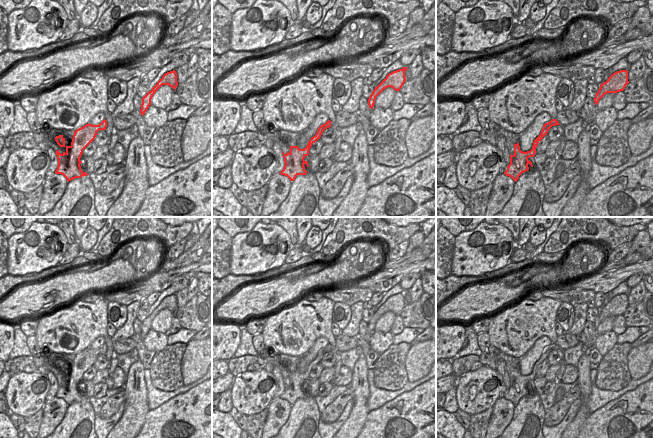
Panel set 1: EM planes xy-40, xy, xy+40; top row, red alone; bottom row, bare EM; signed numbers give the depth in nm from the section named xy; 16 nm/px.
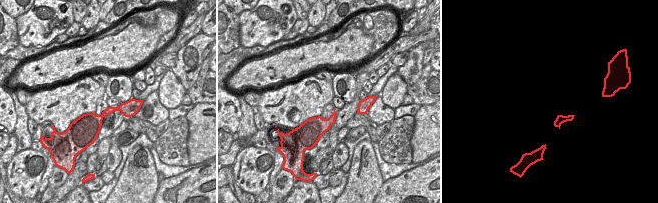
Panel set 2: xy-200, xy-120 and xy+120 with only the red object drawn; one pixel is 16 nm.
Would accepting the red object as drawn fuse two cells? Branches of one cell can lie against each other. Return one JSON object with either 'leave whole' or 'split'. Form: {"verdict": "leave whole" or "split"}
{"verdict": "split"}

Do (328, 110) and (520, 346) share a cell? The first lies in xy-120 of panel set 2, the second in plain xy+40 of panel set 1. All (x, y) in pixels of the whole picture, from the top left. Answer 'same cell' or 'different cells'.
different cells

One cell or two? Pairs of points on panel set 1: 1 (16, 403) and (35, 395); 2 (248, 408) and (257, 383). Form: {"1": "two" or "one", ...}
{"1": "one", "2": "one"}

